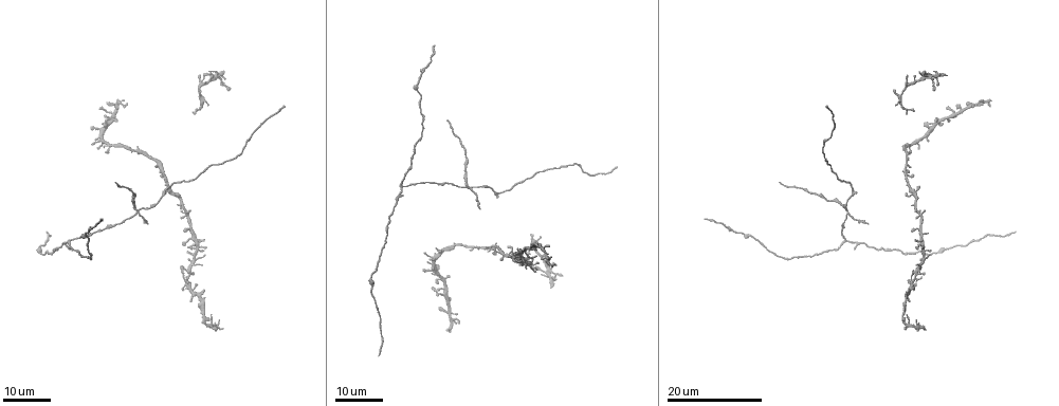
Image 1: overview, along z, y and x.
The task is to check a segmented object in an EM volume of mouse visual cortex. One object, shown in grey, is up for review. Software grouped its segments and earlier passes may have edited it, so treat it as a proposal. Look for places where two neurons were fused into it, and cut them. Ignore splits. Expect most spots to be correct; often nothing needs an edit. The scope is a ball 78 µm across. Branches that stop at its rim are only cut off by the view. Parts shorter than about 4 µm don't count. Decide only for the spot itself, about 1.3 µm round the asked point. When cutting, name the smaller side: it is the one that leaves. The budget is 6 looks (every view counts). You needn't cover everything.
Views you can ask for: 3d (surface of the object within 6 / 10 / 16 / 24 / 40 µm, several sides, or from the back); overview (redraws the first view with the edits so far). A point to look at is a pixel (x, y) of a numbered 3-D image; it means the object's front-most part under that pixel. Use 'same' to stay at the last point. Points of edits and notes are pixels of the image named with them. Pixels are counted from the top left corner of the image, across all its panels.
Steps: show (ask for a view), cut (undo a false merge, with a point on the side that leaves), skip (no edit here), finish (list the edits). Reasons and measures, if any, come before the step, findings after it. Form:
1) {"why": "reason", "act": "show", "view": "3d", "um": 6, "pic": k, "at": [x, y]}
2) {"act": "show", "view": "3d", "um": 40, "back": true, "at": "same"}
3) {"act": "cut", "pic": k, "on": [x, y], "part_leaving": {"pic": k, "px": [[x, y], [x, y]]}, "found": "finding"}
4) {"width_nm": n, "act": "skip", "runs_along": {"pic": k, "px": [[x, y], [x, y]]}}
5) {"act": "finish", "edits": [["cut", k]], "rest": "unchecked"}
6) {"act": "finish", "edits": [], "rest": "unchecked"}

{"why": "arms run side by side", "act": "show", "view": "3d", "um": 16, "pic": 1, "at": [421, 75]}

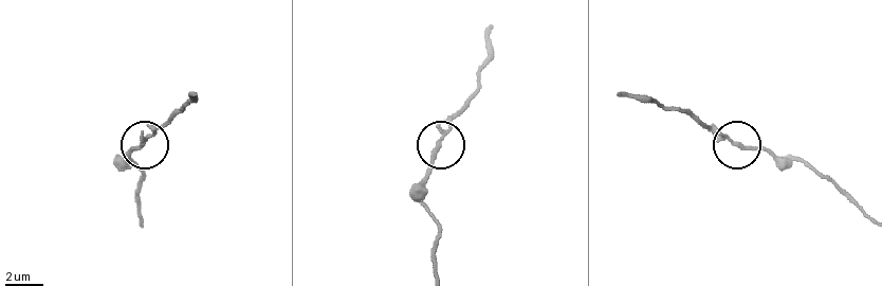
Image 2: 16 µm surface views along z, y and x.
{"act": "show", "view": "3d", "um": 10, "pic": 2, "at": [438, 145]}

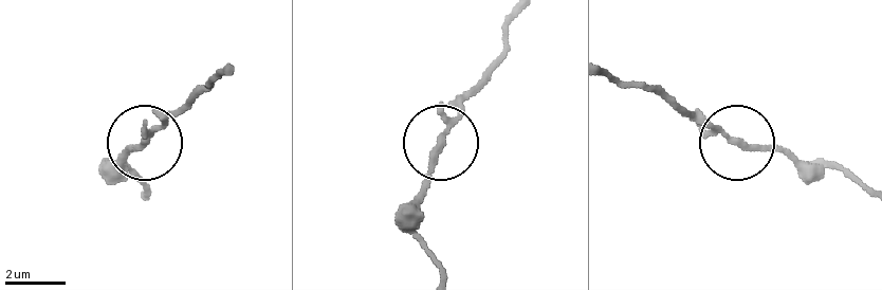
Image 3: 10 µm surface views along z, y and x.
{"arms": 3, "act": "skip", "runs_along": {"pic": 3, "px": [[143, 196], [120, 163], [186, 105]]}, "found": "one neuron here"}

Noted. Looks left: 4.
{"act": "show", "view": "3d", "um": 16, "pic": 1, "at": [138, 211]}

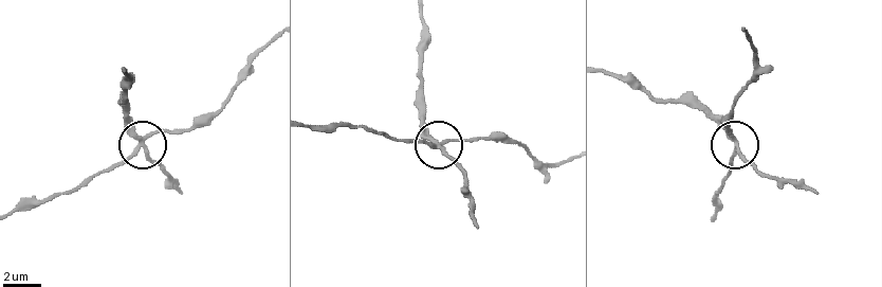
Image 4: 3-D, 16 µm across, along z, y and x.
{"why": "closer look", "act": "show", "view": "3d", "um": 6, "pic": 4, "at": [736, 141]}

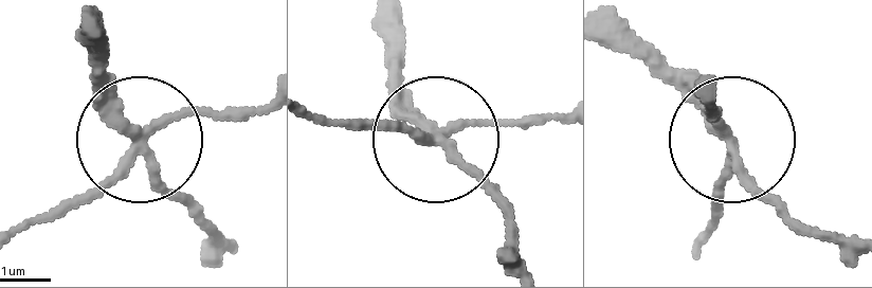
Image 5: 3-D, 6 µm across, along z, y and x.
{"arms": 4, "act": "cut", "pic": 5, "on": [102, 88], "part_leaving": {"pic": 5, "px": [[727, 138], [604, 46]]}, "found": "a second neuron is stuck on"}

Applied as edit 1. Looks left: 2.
{"why": "a fork", "act": "show", "view": "3d", "um": 24, "pic": 1, "at": [403, 186]}

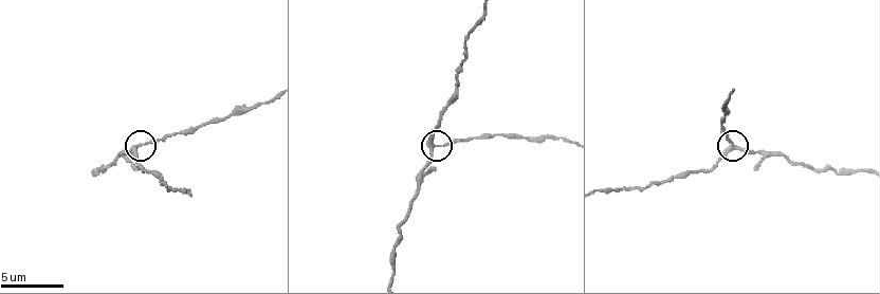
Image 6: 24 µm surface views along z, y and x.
{"why": "zoom in", "act": "show", "view": "3d", "um": 10, "pic": 6, "at": [735, 146]}

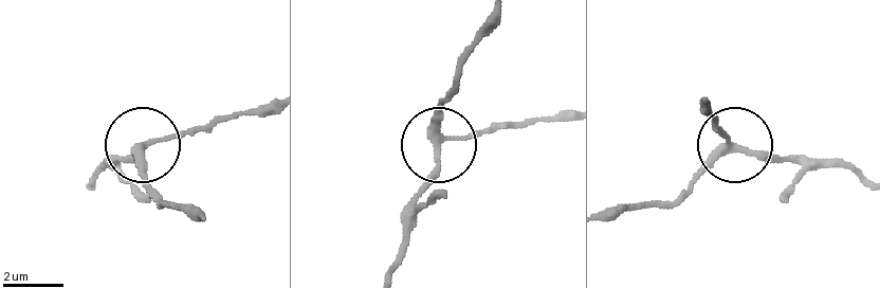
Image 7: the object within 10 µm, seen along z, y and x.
{"arms": 3, "act": "skip", "runs_along": {"pic": 7, "px": [[270, 101], [143, 144], [145, 192]]}, "found": "continuous, no second neuron"}

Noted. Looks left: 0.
{"act": "finish", "edits": [["cut", 5]], "rest": "unchecked"}

